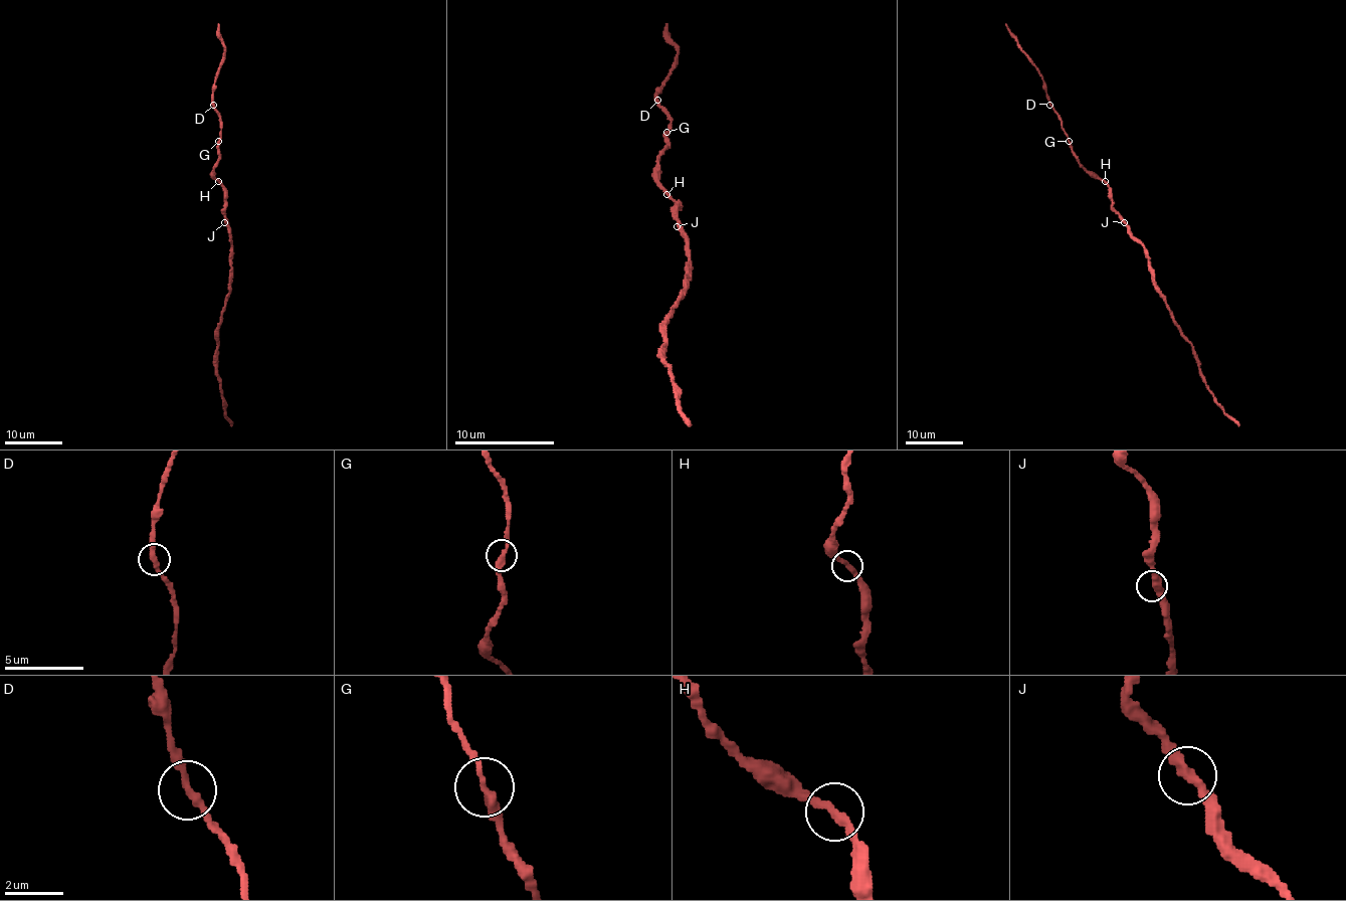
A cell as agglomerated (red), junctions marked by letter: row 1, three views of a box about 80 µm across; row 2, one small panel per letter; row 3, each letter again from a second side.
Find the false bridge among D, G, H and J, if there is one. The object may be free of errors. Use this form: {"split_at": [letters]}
{"split_at": []}

